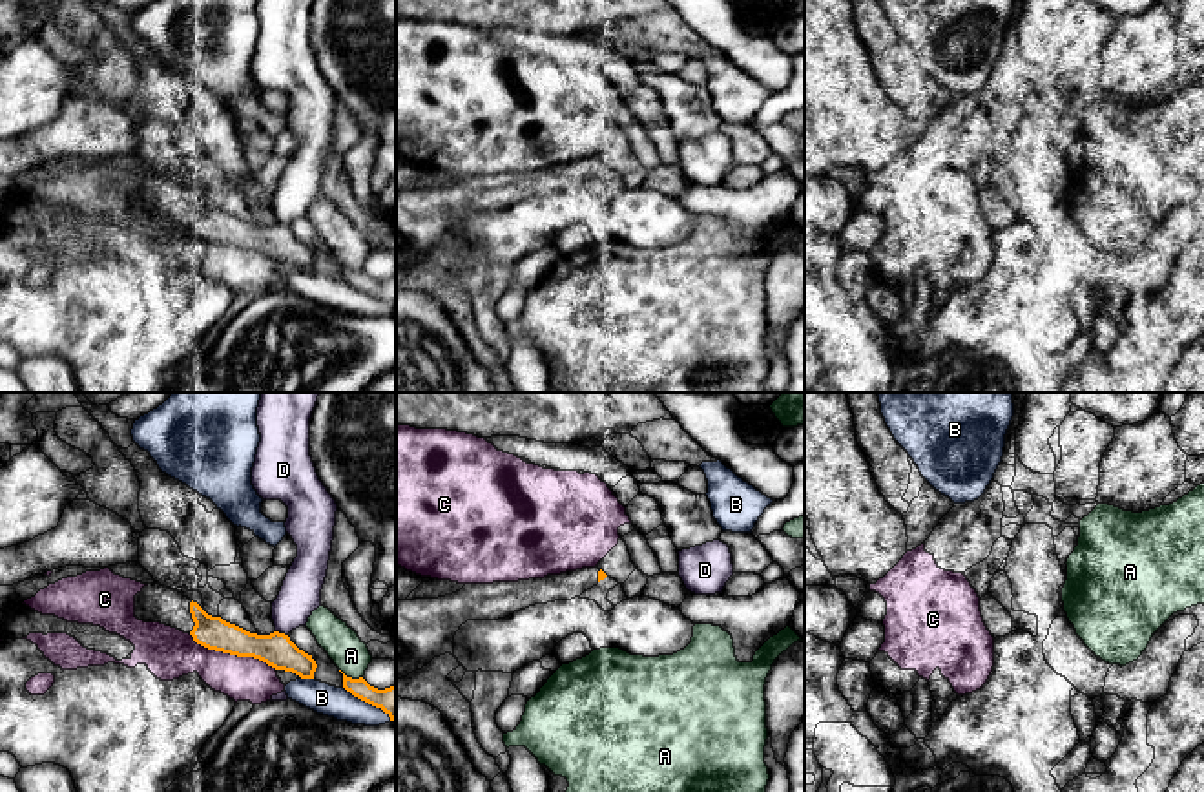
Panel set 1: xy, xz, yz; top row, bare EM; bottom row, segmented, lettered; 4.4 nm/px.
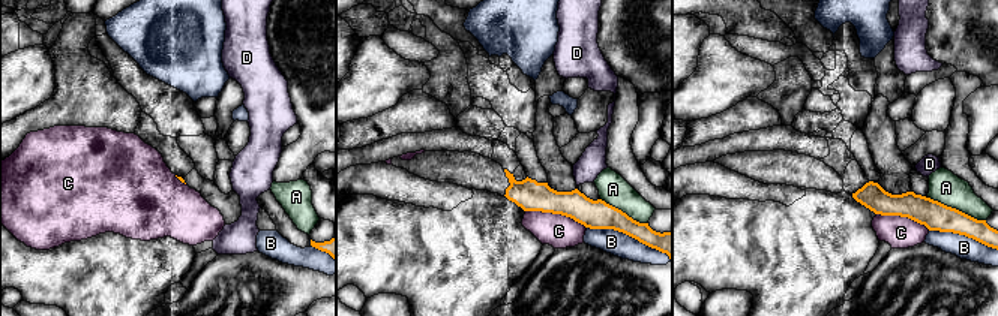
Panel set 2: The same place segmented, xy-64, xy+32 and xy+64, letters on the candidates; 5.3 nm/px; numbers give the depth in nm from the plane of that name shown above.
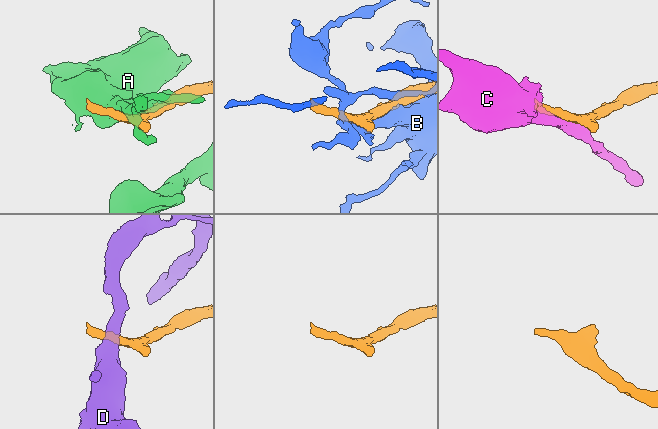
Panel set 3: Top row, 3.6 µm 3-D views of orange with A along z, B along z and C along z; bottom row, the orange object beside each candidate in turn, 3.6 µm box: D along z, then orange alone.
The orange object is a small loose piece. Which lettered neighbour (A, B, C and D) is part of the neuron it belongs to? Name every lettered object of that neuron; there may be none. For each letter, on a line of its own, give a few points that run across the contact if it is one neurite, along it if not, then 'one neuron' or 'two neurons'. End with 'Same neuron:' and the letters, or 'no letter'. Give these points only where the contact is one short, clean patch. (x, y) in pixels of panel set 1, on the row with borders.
A: two neurons
B: two neurons
C: two neurons
D: line xy (276, 630), (287, 635); two neurons
Same neuron: no letter

